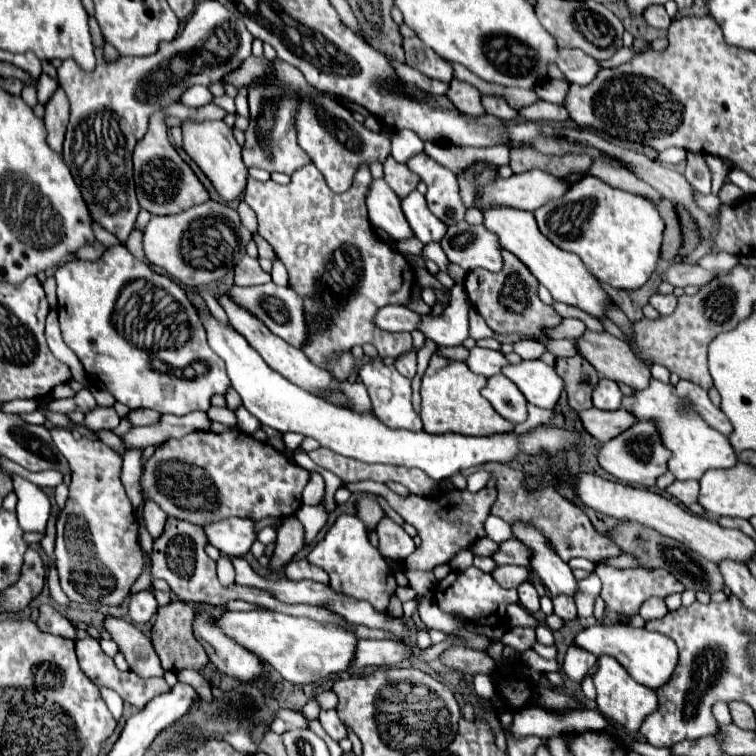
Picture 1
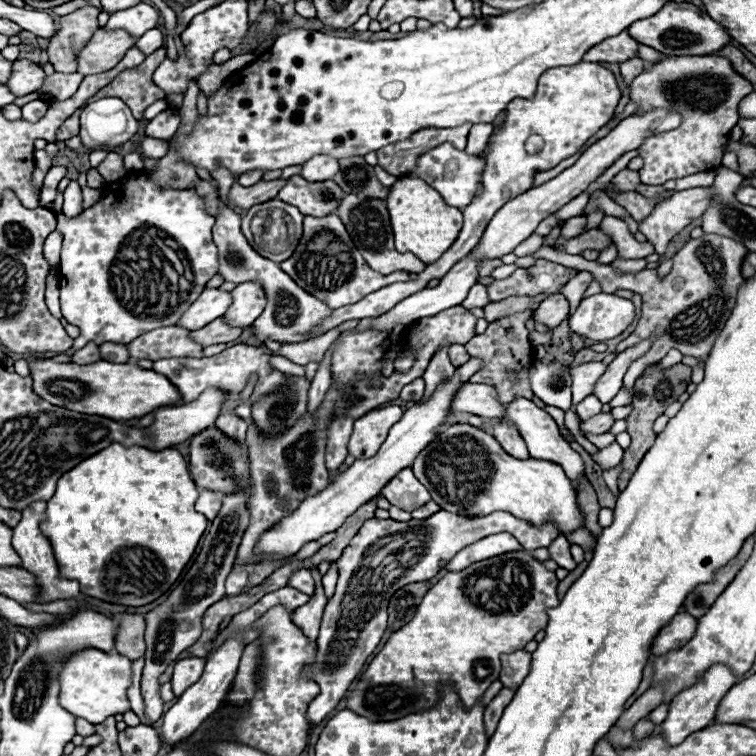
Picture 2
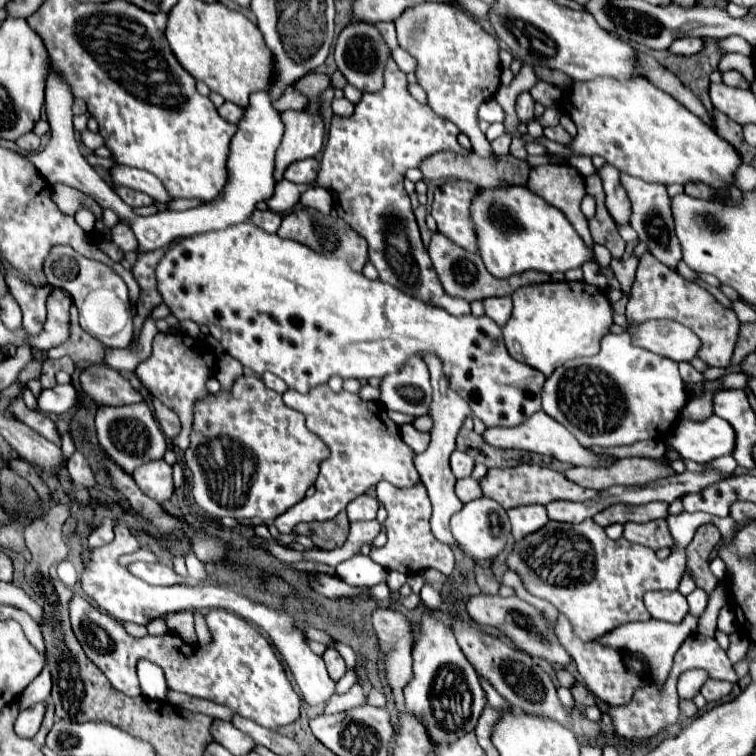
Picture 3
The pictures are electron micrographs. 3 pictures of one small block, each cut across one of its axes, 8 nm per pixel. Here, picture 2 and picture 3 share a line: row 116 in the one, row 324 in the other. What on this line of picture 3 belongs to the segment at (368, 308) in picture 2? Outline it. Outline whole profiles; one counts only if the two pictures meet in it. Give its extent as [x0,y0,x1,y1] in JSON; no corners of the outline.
[502,282,612,376]

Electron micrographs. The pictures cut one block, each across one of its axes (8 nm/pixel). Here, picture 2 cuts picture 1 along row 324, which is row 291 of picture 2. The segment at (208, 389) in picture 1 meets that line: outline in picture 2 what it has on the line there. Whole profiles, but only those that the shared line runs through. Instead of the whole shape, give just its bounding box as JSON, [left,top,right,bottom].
[60,168,218,356]

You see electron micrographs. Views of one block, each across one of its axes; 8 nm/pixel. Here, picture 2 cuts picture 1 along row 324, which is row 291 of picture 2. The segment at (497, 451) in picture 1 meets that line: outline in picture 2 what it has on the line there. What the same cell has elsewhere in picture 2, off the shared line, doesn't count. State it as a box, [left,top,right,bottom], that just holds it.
[180,288,232,330]

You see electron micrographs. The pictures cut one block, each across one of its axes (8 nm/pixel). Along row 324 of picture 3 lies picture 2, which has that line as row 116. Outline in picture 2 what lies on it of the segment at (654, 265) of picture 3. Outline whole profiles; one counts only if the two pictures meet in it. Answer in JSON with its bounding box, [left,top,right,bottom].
[630,56,752,184]

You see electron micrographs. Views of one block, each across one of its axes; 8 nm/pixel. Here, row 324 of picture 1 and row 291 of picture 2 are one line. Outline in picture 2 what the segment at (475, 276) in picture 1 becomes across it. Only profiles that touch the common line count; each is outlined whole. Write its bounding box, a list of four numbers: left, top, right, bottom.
[488,260,576,302]

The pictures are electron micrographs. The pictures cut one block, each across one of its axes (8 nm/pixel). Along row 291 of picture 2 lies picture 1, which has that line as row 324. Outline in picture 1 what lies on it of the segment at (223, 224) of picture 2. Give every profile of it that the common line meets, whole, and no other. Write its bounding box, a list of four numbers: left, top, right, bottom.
[228,282,304,348]

